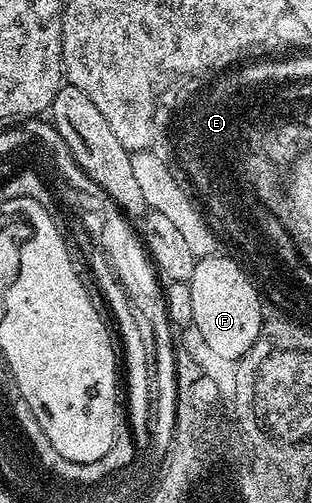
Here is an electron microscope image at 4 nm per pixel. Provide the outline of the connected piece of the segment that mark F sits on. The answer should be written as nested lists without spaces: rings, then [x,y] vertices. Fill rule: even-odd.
[[[221,256],[200,258],[188,281],[191,287],[192,326],[203,335],[207,346],[211,347],[215,354],[238,362],[261,333],[262,294],[254,278],[232,256]]]

